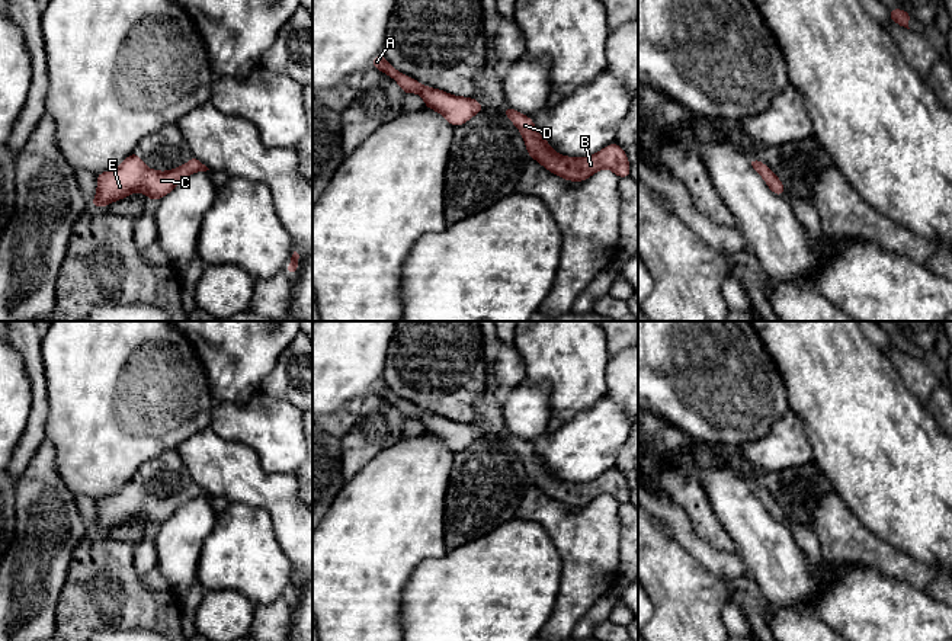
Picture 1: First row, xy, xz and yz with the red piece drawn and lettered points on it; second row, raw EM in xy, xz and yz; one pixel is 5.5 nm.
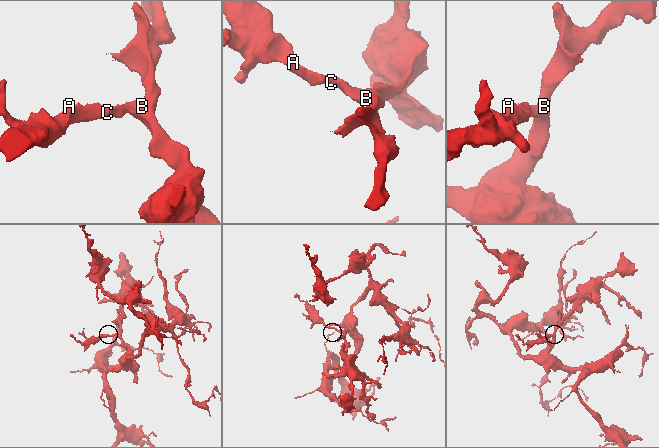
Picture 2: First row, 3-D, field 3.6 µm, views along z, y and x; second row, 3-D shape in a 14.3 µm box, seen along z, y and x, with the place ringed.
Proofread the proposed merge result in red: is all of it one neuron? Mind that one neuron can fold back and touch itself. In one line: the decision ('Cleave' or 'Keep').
Keep

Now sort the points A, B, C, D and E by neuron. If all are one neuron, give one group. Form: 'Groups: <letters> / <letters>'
Groups: A B C D E

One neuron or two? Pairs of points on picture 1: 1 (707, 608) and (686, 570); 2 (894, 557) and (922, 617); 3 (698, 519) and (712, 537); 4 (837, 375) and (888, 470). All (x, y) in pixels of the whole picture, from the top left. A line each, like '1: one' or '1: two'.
1: one
2: two
3: one
4: one

